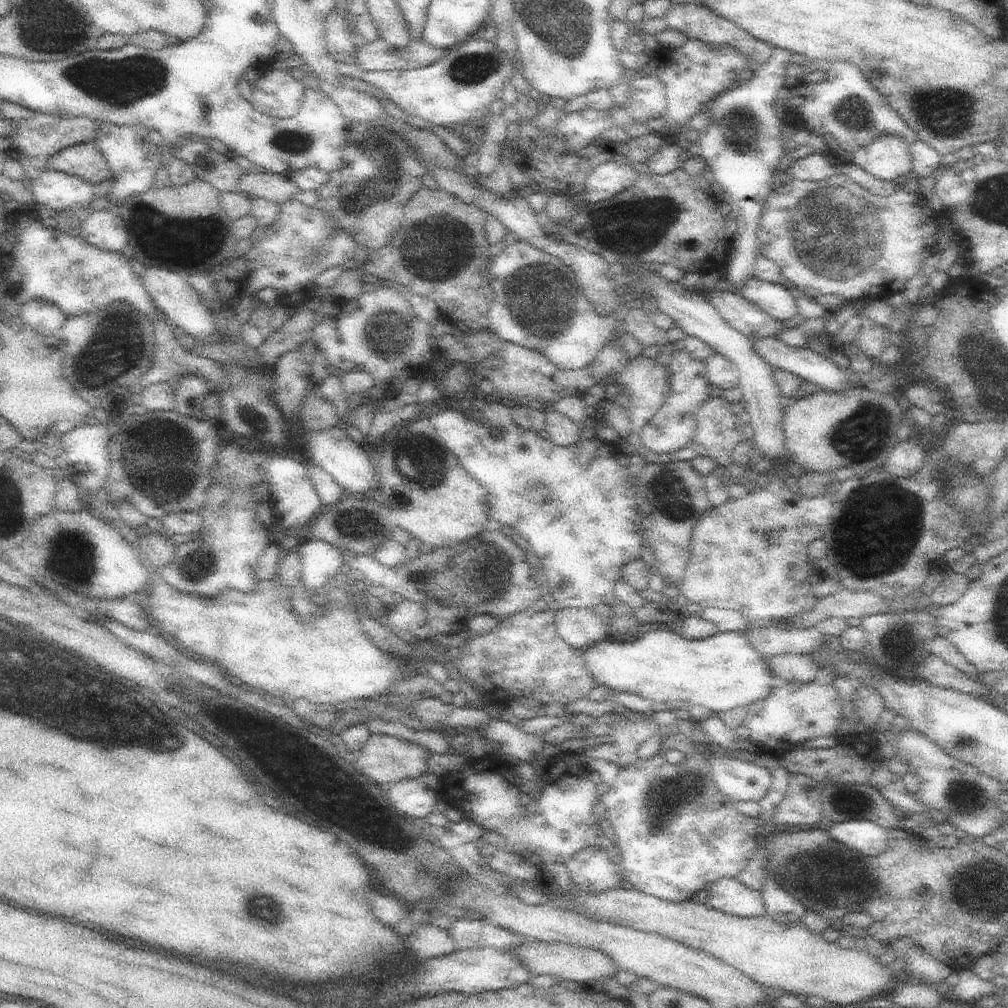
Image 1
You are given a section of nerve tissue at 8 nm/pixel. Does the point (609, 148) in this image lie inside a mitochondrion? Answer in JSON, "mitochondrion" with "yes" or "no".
{"mitochondrion":"no"}

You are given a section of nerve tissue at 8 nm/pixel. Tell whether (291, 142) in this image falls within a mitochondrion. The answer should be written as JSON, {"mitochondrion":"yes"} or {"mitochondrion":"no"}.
{"mitochondrion":"yes"}

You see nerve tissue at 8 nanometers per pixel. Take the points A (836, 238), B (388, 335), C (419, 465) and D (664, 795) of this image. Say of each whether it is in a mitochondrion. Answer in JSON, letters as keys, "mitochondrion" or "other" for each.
{"A":"mitochondrion","B":"mitochondrion","C":"mitochondrion","D":"mitochondrion"}

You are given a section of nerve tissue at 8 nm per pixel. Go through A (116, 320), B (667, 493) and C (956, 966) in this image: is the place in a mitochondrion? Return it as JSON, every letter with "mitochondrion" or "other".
{"A":"other","B":"mitochondrion","C":"other"}

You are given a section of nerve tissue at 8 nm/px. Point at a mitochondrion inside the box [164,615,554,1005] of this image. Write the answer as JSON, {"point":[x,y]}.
{"point":[255,935]}

